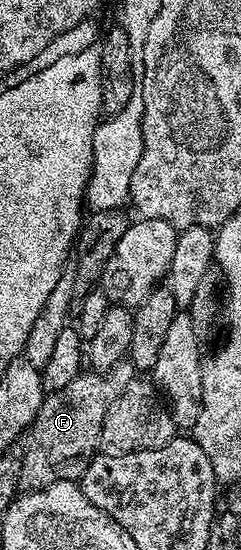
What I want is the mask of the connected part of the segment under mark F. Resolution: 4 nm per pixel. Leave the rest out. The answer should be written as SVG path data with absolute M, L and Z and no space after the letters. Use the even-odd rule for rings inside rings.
M124 360L106 372L81 372L65 388L50 391L21 446L20 491L49 488L49 484L58 482L78 483L99 449L101 428L109 408L136 378L135 367Z

